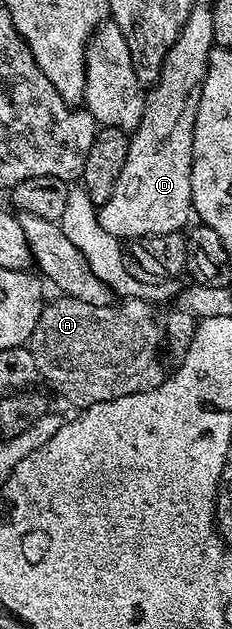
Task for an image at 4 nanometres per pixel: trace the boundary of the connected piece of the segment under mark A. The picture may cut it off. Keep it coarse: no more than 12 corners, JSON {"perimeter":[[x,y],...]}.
{"perimeter":[[149,301],[45,306],[38,373],[79,410],[120,399],[164,341]]}

